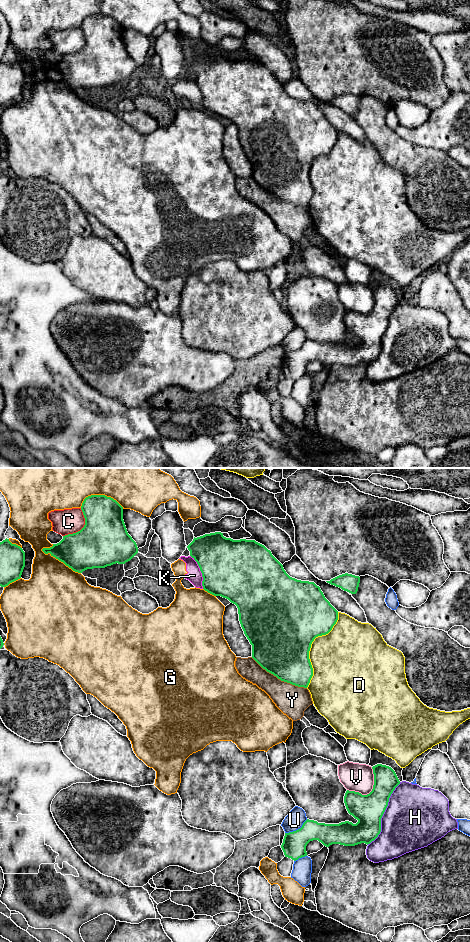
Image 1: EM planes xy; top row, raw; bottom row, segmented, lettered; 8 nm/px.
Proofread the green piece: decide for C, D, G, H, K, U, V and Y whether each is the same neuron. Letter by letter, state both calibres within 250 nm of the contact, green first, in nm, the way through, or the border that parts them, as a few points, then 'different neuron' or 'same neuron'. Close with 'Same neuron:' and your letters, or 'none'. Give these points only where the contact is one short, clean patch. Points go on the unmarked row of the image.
C: 400 nm thick on the green side, 200 nm on the other; different neuron
D: 500 nm thick on the green side, 440 nm on the other; different neuron
G: 320 nm thick on the green side, 440 nm on the other; different neuron
H: 240 nm thick on the green side, 480 nm on the other; different neuron
K: 480 nm thick on the green side, 120 nm on the other; border along xy (190, 75), (201, 93), (203, 108); different neuron
U: 190 nm thick on the green side, 150 nm on the other; different neuron
V: 240 nm thick on the green side, 220 nm on the other; different neuron
Y: 440 nm thick on the green side, 240 nm on the other; different neuron
Same neuron: none

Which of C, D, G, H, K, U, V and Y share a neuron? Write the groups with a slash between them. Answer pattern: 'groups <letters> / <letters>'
groups C / D / G K / H Y / U / V

